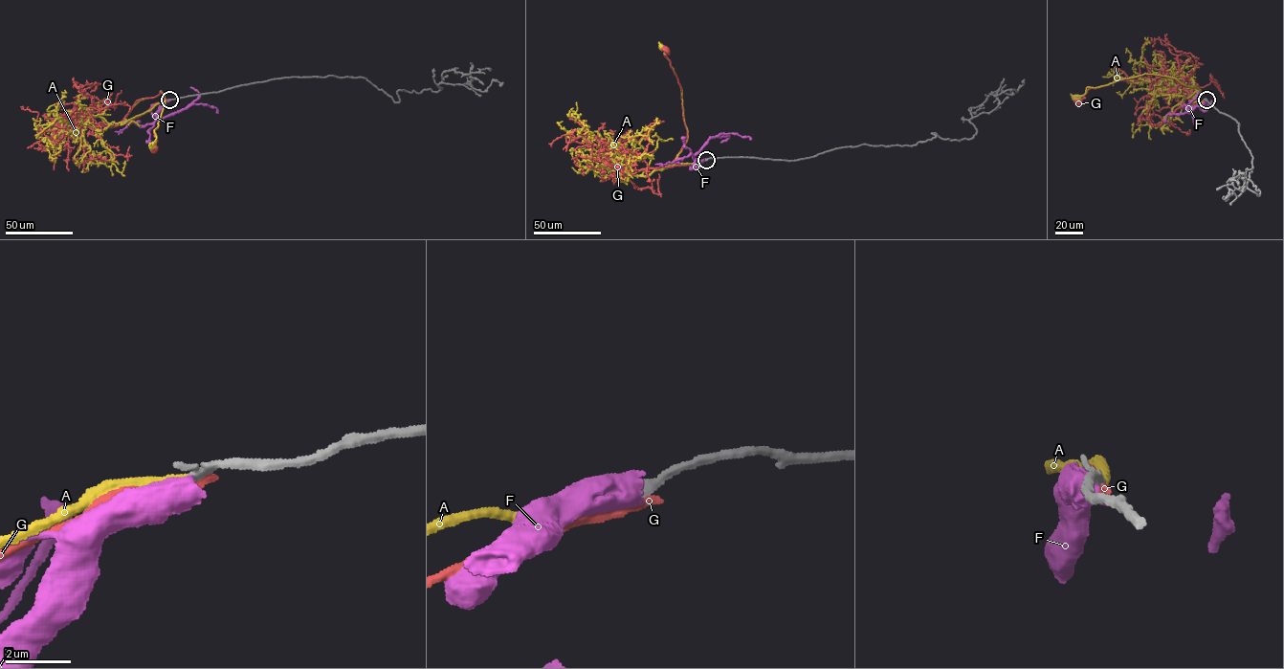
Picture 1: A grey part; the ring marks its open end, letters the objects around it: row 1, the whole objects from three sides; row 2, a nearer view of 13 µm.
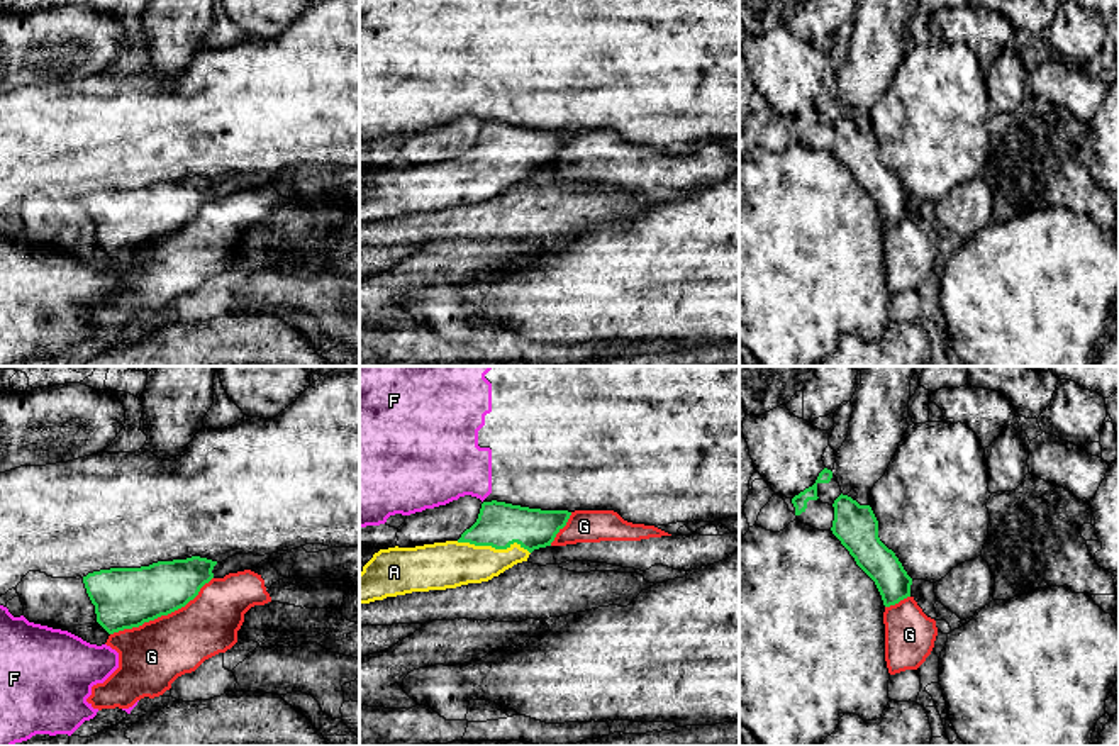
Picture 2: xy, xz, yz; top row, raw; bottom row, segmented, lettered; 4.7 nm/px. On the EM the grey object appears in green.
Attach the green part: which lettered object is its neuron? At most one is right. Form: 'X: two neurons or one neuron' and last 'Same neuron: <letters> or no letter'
A: one neuron
F: two neurons
G: two neurons
Same neuron: A

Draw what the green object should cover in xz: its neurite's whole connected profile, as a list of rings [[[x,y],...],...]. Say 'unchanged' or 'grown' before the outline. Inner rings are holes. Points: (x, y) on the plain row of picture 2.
grown; [[[497,120],[483,122],[476,142],[458,161],[415,168],[395,166],[375,173],[359,193],[359,224],[488,202],[514,185],[527,181],[534,170],[551,166],[570,136],[568,131],[541,131]]]

